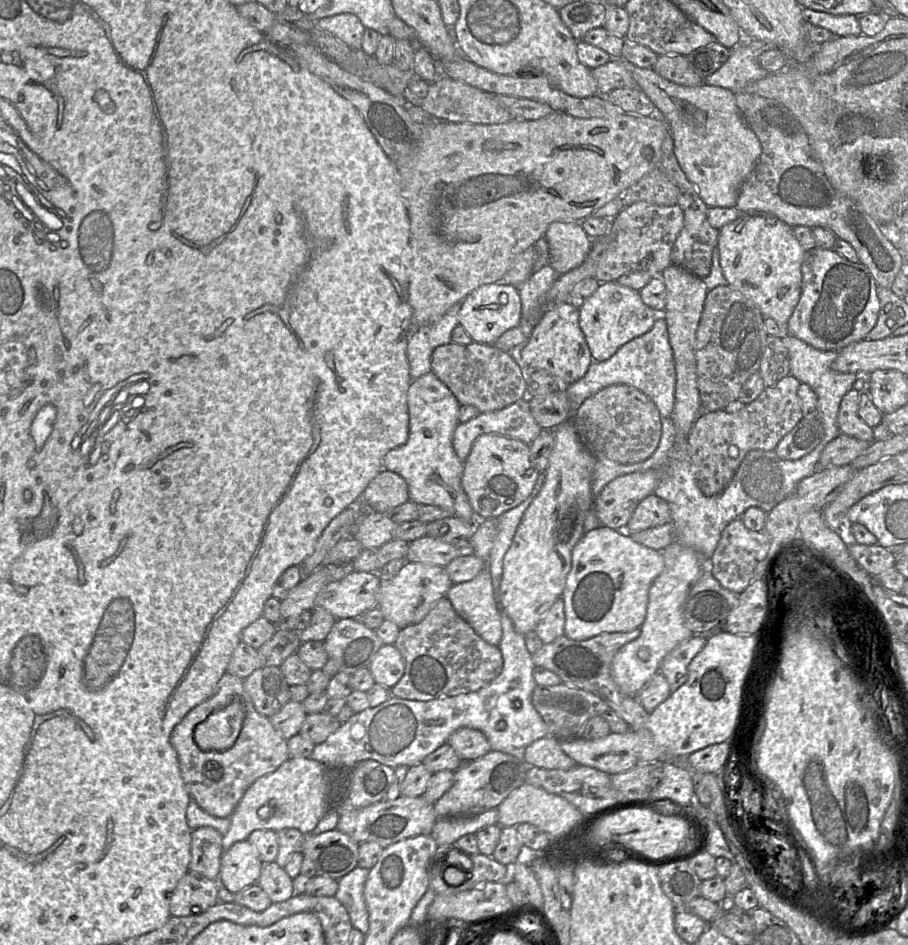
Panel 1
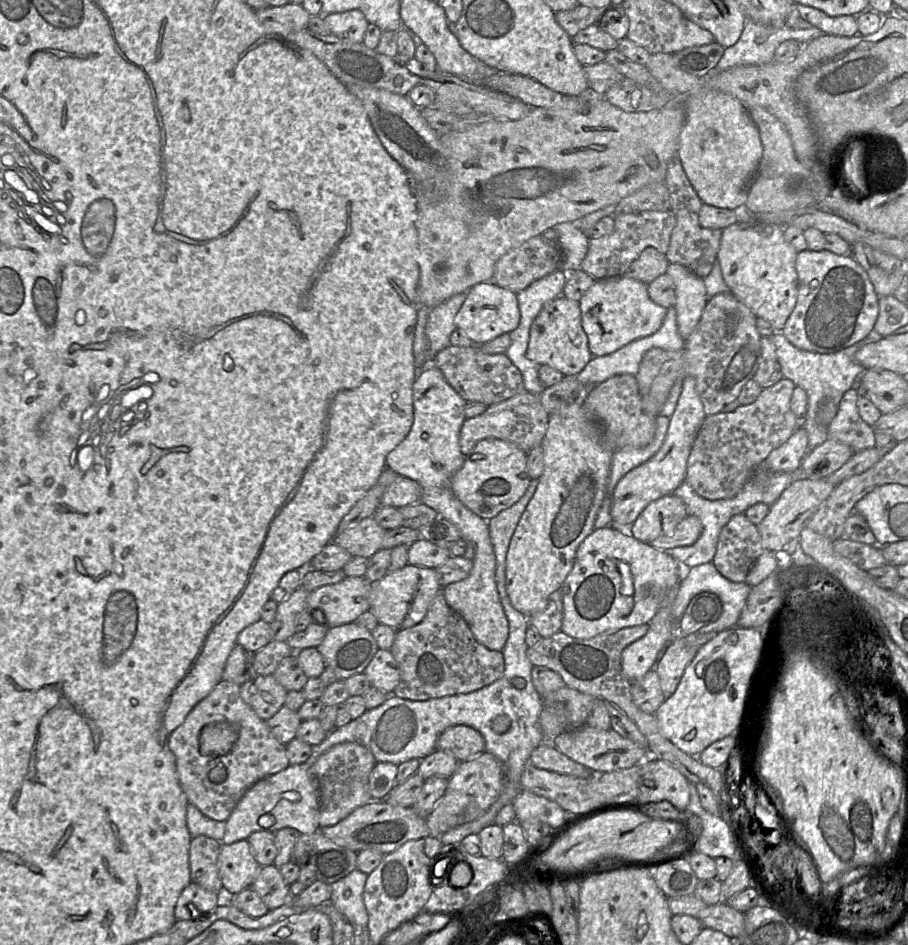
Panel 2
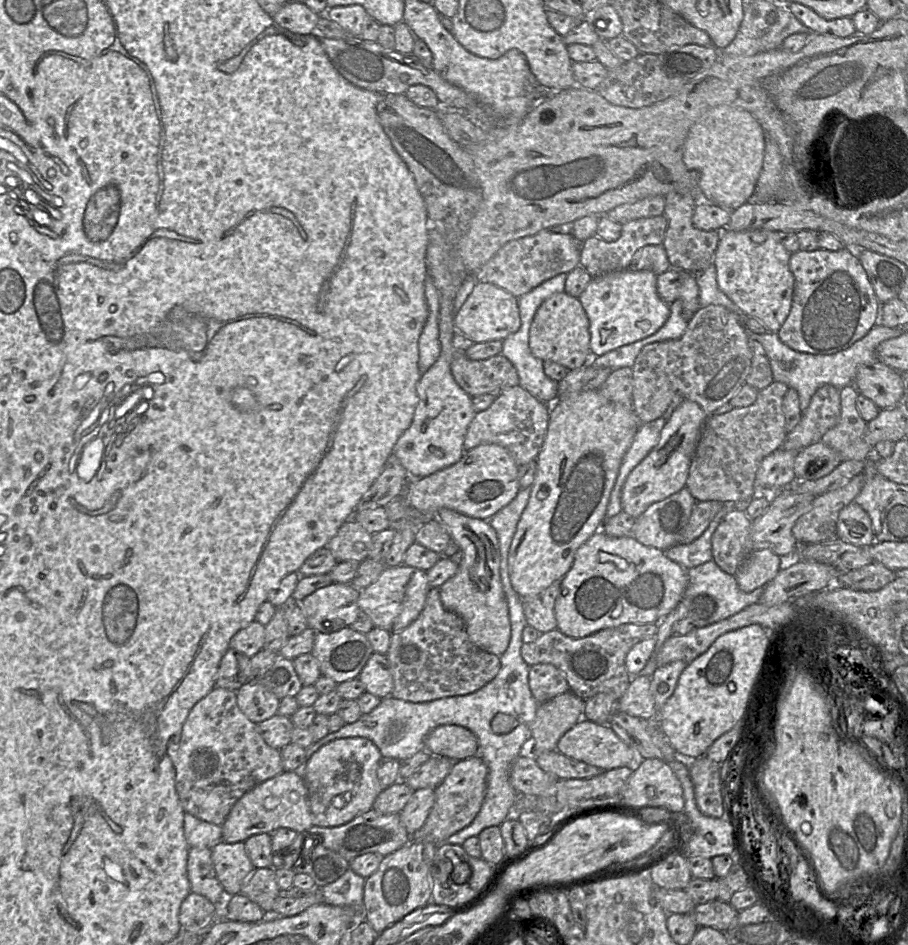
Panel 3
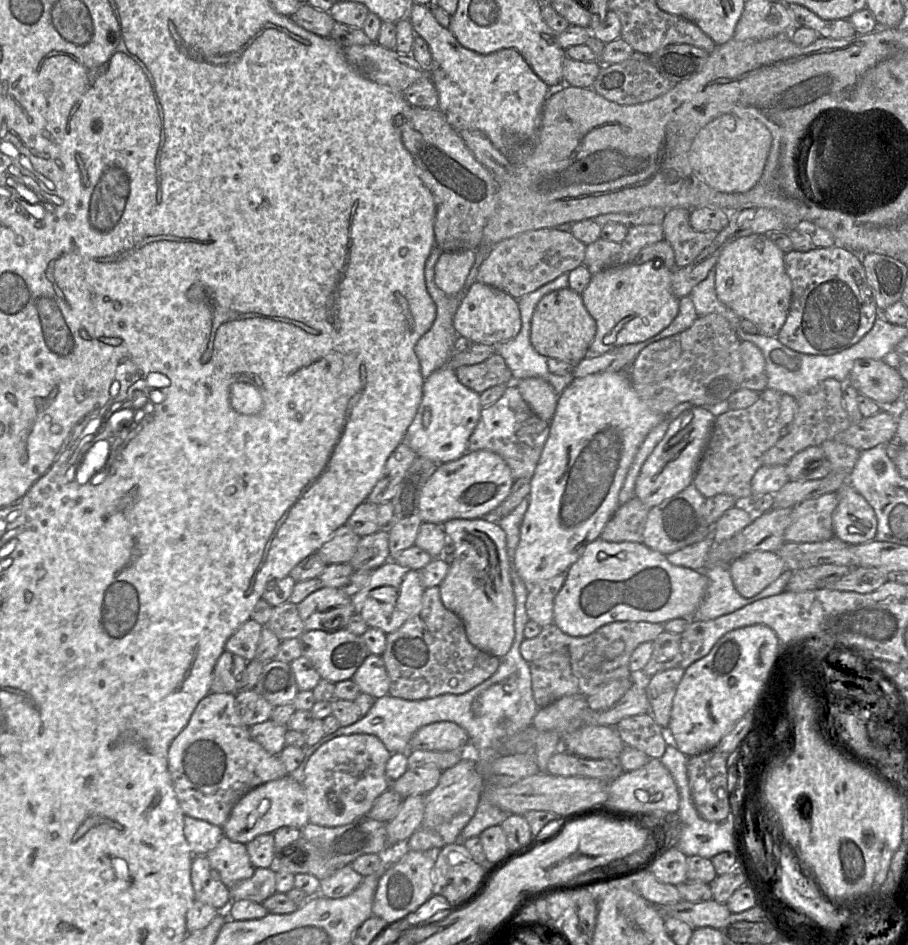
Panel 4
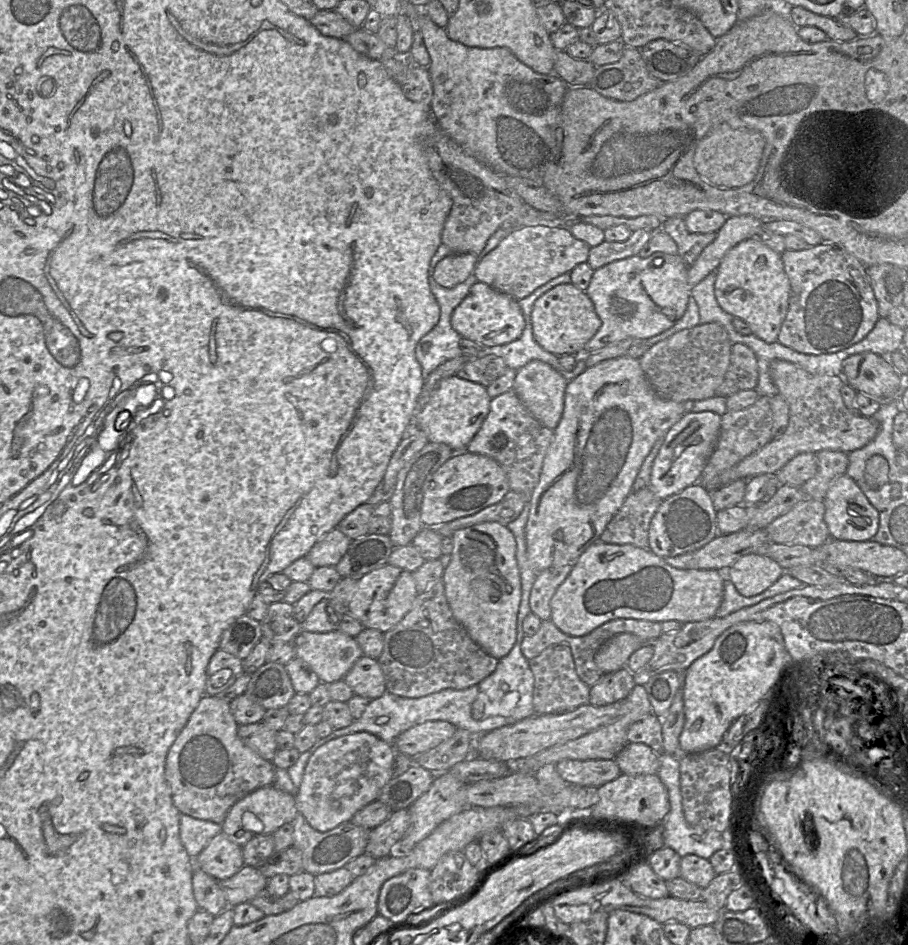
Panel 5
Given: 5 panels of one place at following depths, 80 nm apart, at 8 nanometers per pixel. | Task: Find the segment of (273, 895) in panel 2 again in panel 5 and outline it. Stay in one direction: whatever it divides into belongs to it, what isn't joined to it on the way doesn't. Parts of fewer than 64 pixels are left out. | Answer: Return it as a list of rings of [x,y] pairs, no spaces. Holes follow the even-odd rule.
[[[244,865],[242,869],[230,878],[219,880],[219,885],[225,893],[229,907],[251,901],[268,884],[259,868]]]

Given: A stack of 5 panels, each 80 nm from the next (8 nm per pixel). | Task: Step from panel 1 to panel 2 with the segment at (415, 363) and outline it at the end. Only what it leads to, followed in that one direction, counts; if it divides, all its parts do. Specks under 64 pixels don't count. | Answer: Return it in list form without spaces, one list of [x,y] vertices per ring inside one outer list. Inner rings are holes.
[[[467,292],[455,294],[429,312],[425,326],[428,365],[439,351],[451,345],[450,335],[457,328],[455,316],[466,297]]]

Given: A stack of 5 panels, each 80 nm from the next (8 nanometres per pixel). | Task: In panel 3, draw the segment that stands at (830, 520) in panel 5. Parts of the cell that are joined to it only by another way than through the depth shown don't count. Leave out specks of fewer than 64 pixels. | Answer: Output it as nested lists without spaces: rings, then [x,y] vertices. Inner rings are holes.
[[[855,501],[845,506],[838,515],[836,536],[856,546],[870,546],[874,543],[872,522],[868,513]]]

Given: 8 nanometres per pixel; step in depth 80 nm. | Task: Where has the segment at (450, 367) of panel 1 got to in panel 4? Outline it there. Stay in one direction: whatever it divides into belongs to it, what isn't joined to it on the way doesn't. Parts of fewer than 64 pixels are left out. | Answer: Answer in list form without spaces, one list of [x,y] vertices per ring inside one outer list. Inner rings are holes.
[[[498,353],[481,363],[461,366],[455,370],[455,374],[461,384],[478,394],[493,386],[513,382],[511,370]]]

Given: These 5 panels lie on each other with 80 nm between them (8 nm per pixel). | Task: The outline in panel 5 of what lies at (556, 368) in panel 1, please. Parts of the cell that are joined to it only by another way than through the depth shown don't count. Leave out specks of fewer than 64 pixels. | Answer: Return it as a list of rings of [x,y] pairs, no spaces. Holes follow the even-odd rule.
[[[572,283],[558,285],[538,298],[531,319],[535,341],[545,351],[557,356],[582,355],[586,344],[602,325],[586,291],[578,289]]]

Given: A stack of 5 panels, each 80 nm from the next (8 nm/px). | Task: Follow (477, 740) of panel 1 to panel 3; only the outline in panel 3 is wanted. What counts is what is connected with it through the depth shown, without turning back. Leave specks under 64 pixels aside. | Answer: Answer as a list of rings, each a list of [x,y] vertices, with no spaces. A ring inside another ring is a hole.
[[[441,725],[425,738],[425,750],[432,756],[443,756],[459,761],[478,755],[476,736],[459,725]]]

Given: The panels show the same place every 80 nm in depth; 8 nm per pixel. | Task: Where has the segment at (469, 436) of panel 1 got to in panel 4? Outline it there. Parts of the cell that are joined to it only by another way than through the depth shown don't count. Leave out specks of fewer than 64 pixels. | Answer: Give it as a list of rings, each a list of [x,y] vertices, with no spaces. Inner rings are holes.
[[[512,382],[507,385],[503,395],[494,404],[482,408],[479,422],[469,438],[467,449],[469,452],[489,450],[501,456],[509,466],[514,481],[520,478],[531,479],[534,475],[545,442],[548,439],[549,432],[550,423],[542,420],[535,414],[522,398],[516,384]]]

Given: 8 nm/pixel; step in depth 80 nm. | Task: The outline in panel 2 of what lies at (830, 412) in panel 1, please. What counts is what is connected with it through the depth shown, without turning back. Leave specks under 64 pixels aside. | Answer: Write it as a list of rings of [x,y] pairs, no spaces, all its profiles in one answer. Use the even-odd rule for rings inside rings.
[[[872,330],[864,340],[835,353],[818,353],[799,349],[790,343],[781,331],[776,331],[769,337],[776,348],[783,378],[790,379],[796,386],[803,388],[807,393],[808,407],[803,427],[808,434],[808,451],[811,451],[828,439],[828,427],[816,421],[819,402],[825,397],[831,397],[836,403],[840,403],[844,393],[852,388],[854,380],[860,378],[865,370],[856,362],[856,352],[865,344],[878,341],[883,337]]]

